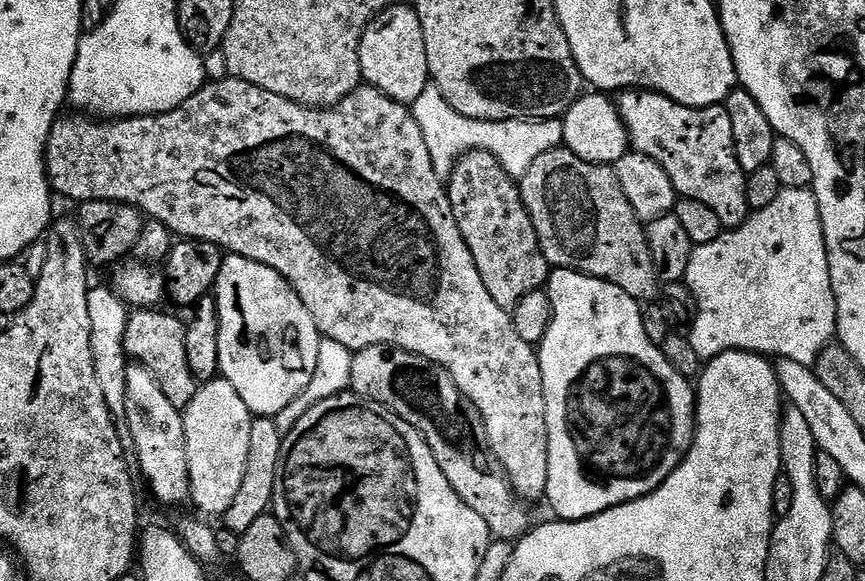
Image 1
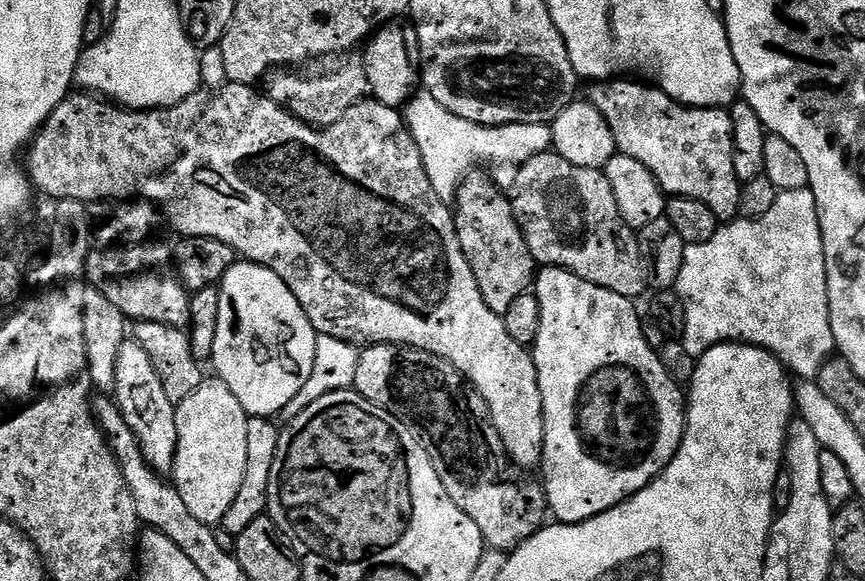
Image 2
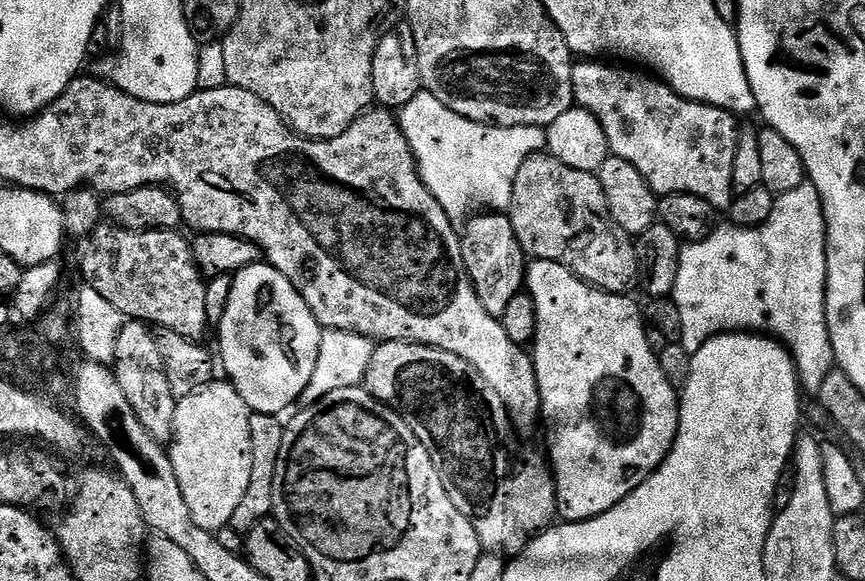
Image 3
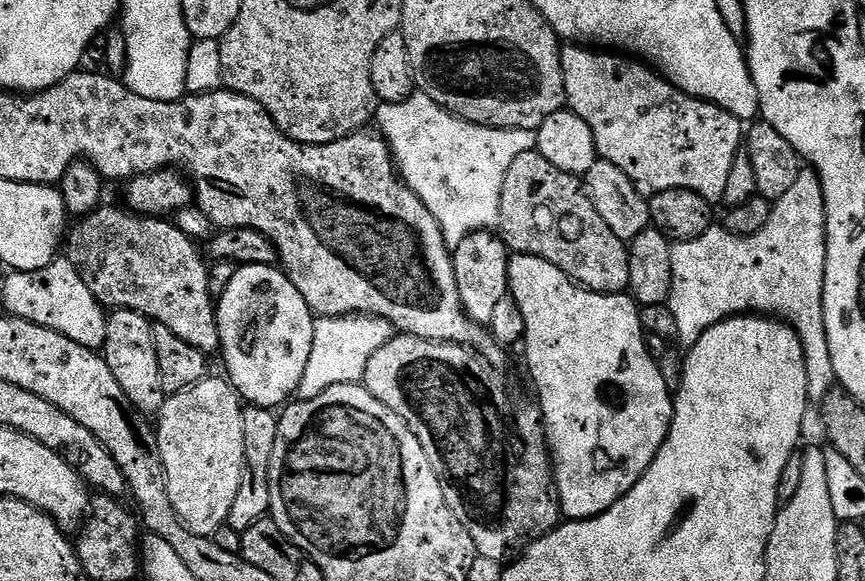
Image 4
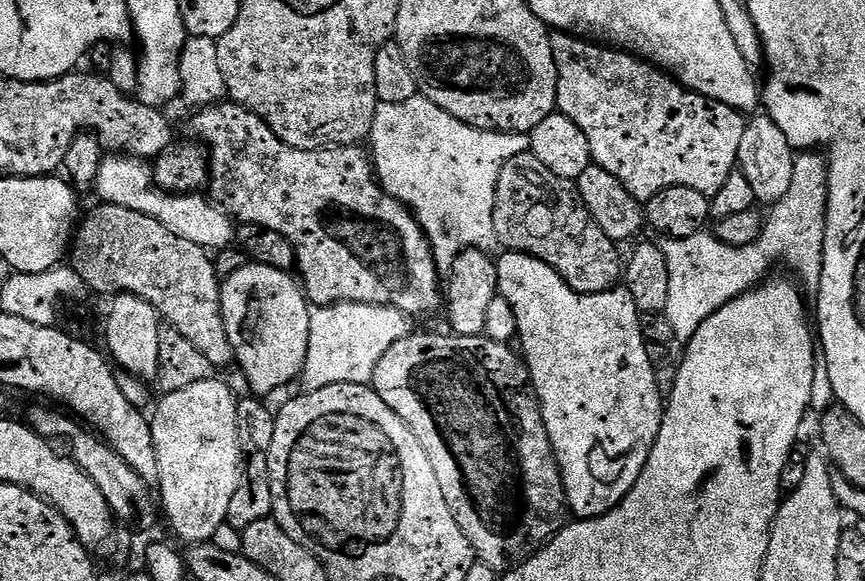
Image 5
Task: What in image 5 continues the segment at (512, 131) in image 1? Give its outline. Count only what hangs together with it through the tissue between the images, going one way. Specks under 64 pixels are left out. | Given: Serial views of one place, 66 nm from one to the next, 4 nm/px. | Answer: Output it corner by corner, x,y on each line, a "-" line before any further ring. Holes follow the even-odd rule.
417,94
410,98
410,102
377,103
371,144
370,155
374,161
376,179
394,198
411,208
413,216
424,226
424,233
432,241
437,268
450,270
454,266
454,258
458,258
458,254
467,248
480,248
483,252
491,253
492,247
497,247
494,198
498,190
498,178
502,174
502,166
506,166
510,158
529,151
529,133
478,130
446,114
446,110

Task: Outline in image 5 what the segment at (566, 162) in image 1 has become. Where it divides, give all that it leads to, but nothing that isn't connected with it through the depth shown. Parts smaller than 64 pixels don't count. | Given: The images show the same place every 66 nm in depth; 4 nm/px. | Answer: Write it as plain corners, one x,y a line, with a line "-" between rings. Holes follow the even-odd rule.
530,150
502,166
494,198
494,230
507,251
524,252
546,262
583,296
607,292
621,283
622,256
620,260
617,241
602,234
602,226
594,222
590,210
580,201
575,183
558,178

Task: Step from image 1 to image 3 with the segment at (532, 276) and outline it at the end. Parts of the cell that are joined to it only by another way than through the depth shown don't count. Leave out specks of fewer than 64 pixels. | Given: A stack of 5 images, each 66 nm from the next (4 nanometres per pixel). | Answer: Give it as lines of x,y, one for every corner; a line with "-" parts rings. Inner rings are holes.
488,210
480,215
484,216
473,215
463,225
460,238
462,262
482,306
486,306
490,315
499,318
510,303
510,298
514,298
525,287
526,253
507,215
496,210

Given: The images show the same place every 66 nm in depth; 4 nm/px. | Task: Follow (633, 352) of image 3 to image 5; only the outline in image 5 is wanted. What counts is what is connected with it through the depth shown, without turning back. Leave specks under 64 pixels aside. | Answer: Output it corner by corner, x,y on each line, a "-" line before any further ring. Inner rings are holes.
505,251
503,255
496,260
498,294
514,306
514,318
518,318
519,351
536,387
571,515
581,520
604,516
619,506
634,482
638,482
664,421
666,400
659,394
654,361
648,353
650,345
640,329
641,313
623,286
583,296
546,262
524,252

